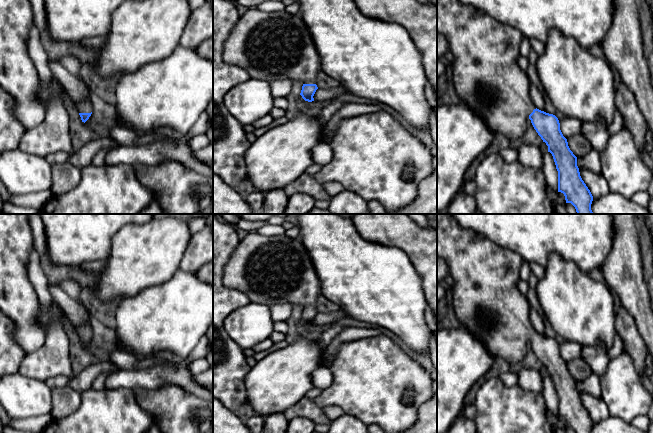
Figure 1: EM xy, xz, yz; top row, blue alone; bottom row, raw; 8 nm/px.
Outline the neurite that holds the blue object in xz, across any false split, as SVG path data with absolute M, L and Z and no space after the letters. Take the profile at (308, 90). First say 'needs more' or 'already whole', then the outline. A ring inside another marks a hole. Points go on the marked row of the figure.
needs more; M249 8L240 16L238 24L224 43L224 61L244 68L252 79L260 79L269 83L279 79L300 81L303 84L300 93L302 98L308 102L314 101L313 96L318 89L315 79L321 70L321 58L307 25L299 14L290 14L286 10L267 12Z

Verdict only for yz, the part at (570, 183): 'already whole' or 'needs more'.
needs more

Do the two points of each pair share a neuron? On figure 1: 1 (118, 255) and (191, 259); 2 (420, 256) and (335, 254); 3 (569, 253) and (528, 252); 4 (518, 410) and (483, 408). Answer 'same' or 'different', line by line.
1: different
2: different
3: same
4: same

